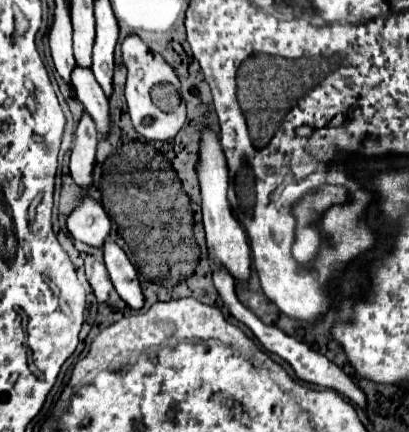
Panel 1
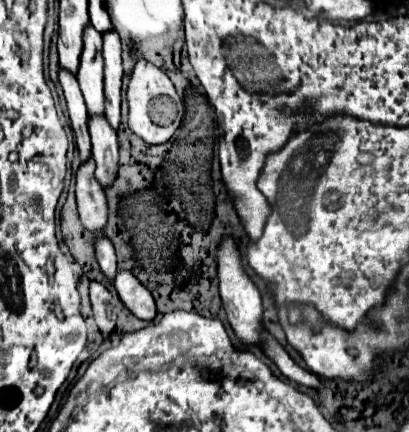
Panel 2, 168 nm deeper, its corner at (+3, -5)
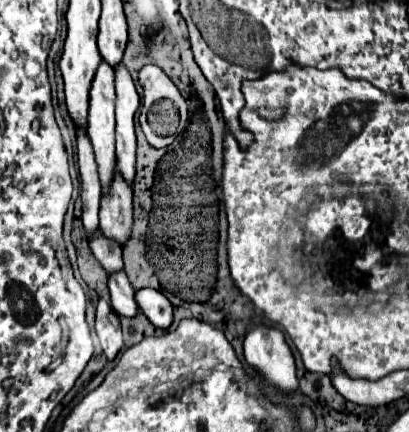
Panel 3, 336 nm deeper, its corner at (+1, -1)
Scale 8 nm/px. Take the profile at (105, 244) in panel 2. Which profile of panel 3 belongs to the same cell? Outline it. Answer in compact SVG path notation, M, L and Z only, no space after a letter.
M116 272L114 276L110 276L108 288L110 288L110 298L112 298L112 308L116 310L116 314L124 318L134 318L140 312L134 300L136 290L132 288L124 272Z

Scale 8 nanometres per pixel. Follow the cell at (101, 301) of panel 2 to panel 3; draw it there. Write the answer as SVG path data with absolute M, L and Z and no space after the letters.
M102 298L96 308L96 332L106 358L114 360L122 350L124 342L122 342L122 330L120 330L120 316L112 310L106 298Z

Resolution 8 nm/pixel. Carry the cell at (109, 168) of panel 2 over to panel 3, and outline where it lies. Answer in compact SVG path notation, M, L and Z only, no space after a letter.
M120 174L114 176L108 196L100 204L100 230L106 238L126 246L132 232L132 190L126 186Z

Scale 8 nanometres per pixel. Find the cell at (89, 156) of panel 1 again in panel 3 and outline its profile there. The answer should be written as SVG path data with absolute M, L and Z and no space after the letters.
M96 232L90 238L90 250L94 254L94 258L102 264L102 268L106 270L106 274L114 274L124 270L122 264L122 248L118 248L118 244L114 240L108 240L106 236L102 236L100 232Z

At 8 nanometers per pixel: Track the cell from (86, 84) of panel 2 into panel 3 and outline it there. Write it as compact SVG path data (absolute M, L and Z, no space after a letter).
M102 62L90 90L90 110L88 110L88 136L96 156L98 176L102 192L108 194L108 188L114 178L114 72Z

